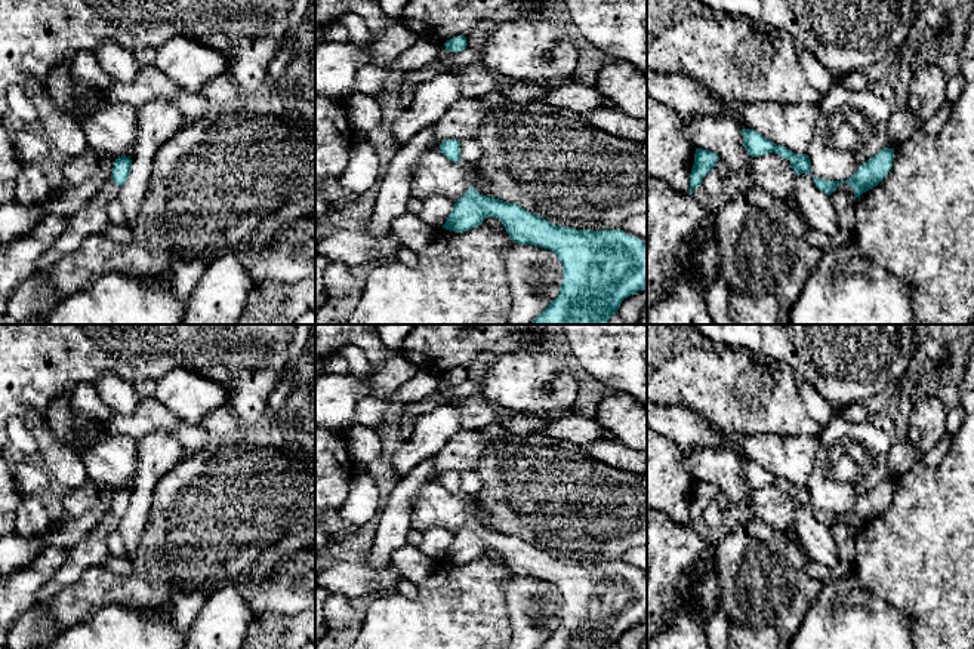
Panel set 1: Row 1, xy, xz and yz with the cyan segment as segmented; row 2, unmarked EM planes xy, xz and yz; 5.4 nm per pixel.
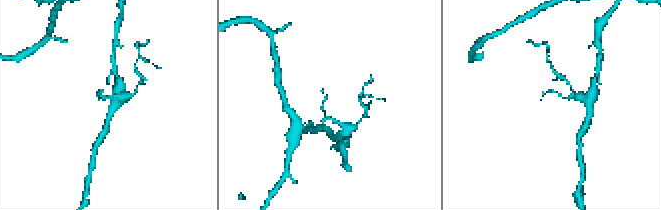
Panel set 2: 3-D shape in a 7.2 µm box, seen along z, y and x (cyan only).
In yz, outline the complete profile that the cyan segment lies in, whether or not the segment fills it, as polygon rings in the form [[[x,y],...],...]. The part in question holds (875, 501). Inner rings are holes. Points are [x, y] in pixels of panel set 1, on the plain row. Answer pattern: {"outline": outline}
{"outline": [[[884,480],[864,493],[851,510],[845,513],[824,513],[813,508],[816,519],[830,527],[841,516],[848,514],[854,522],[854,530],[876,519],[890,504],[894,493],[894,480]]]}

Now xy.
{"outline": [[[121,487],[115,490],[111,510],[117,517],[123,519],[126,516],[130,505],[130,498],[132,492],[129,489]]]}

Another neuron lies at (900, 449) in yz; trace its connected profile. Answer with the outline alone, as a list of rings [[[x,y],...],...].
[[[906,437],[901,442],[893,443],[891,452],[888,455],[888,468],[891,471],[893,480],[907,473],[915,464],[918,464],[921,453]]]

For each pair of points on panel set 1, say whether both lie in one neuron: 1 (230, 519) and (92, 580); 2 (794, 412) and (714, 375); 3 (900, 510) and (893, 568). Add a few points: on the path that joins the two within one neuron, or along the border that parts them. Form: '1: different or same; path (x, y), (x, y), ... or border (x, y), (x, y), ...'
1: same; path (196, 535), (145, 583), (126, 583)
2: same; path (774, 406), (761, 397), (745, 393), (733, 383)
3: same; path (900, 525), (900, 553)

